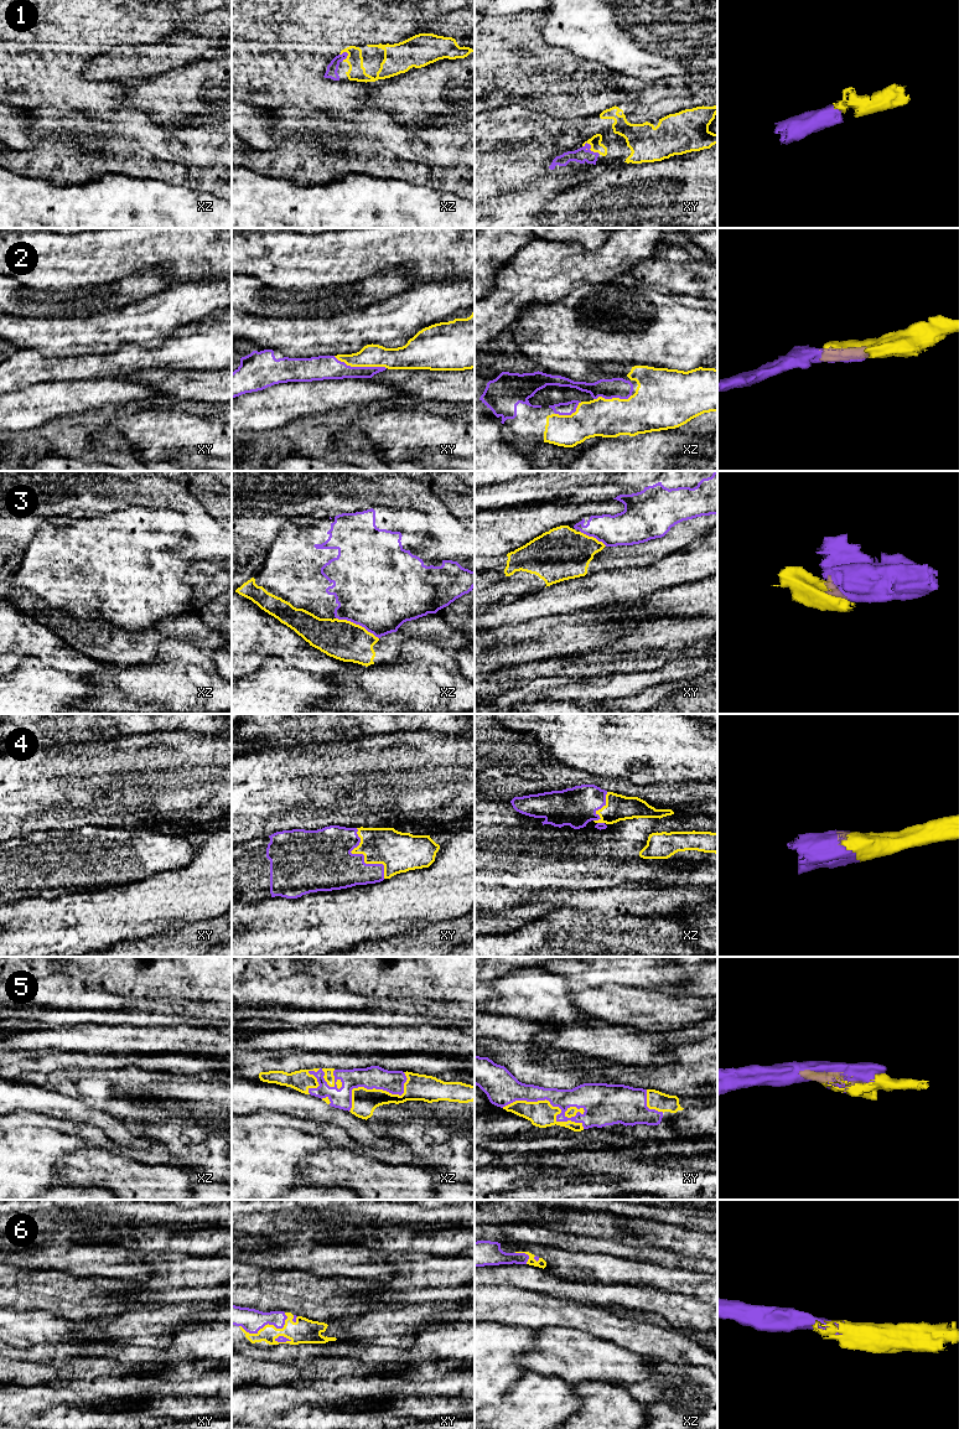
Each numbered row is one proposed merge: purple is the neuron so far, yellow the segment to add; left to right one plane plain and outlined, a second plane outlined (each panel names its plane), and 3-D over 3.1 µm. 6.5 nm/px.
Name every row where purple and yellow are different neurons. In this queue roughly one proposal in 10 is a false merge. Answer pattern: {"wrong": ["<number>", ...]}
{"wrong": ["3"]}

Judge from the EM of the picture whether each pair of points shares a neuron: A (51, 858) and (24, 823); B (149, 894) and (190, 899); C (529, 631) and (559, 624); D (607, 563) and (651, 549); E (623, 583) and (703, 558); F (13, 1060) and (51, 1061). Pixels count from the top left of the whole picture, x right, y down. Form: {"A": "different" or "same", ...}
{"A": "different", "B": "same", "C": "same", "D": "same", "E": "same", "F": "same"}

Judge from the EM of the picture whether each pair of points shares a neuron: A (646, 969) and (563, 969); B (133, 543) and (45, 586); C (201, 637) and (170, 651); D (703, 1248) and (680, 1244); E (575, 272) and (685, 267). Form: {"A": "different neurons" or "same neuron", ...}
{"A": "same neuron", "B": "same neuron", "C": "different neurons", "D": "same neuron", "E": "different neurons"}

